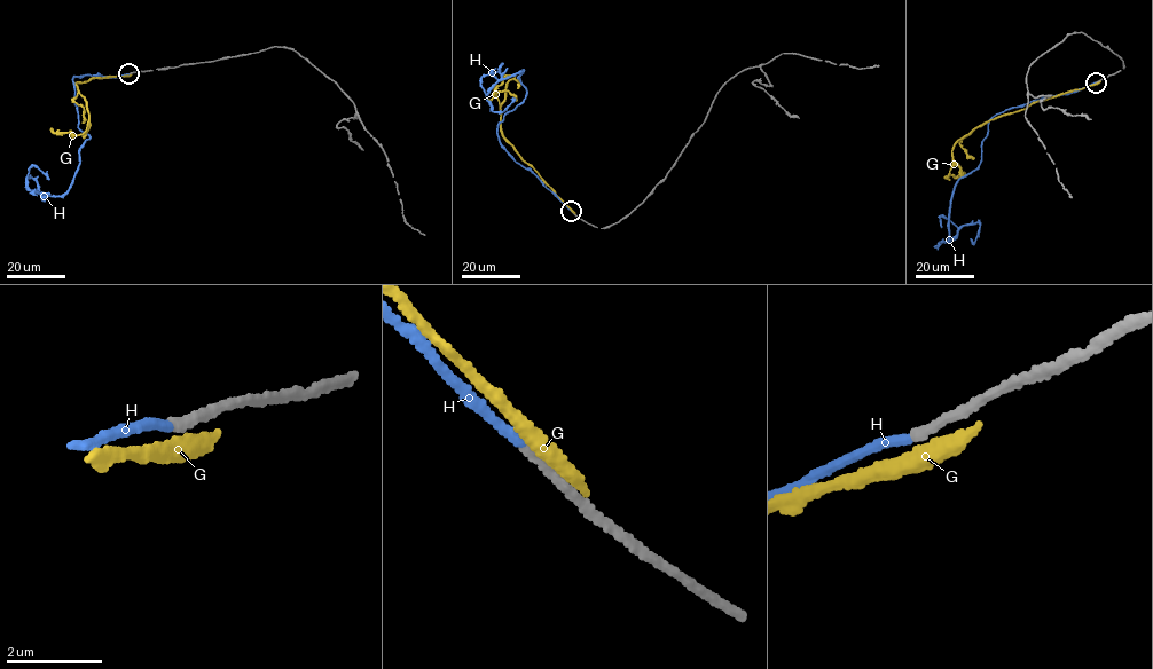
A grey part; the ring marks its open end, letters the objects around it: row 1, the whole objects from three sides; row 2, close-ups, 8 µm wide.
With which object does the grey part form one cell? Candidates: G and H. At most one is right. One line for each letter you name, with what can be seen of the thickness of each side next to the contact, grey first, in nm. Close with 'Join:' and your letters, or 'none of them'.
H: Thickness 190 nm (grey) against 180 nm
Join: H

